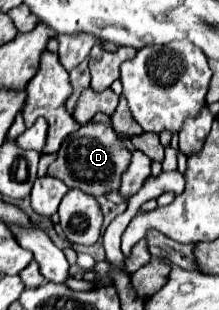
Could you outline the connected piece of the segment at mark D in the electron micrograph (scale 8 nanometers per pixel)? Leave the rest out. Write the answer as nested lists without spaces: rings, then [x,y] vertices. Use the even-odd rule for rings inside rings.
[[[87,123],[63,141],[57,151],[57,159],[49,165],[47,175],[61,179],[69,189],[81,189],[83,193],[101,197],[111,191],[119,191],[121,175],[129,165],[129,157],[131,151],[119,141],[109,123]]]

